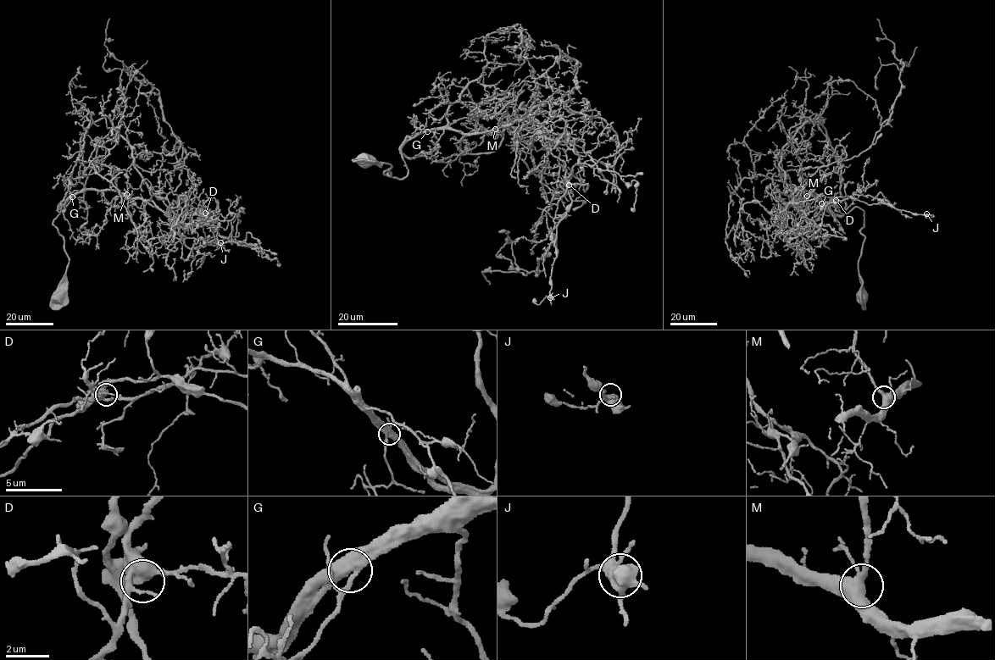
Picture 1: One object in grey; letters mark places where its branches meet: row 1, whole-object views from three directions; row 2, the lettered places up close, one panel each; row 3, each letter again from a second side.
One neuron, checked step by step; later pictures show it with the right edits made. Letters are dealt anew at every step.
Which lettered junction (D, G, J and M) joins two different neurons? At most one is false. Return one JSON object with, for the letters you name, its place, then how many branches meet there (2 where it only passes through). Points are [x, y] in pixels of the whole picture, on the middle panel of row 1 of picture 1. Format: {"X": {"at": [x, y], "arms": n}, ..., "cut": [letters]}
{"cut": []}

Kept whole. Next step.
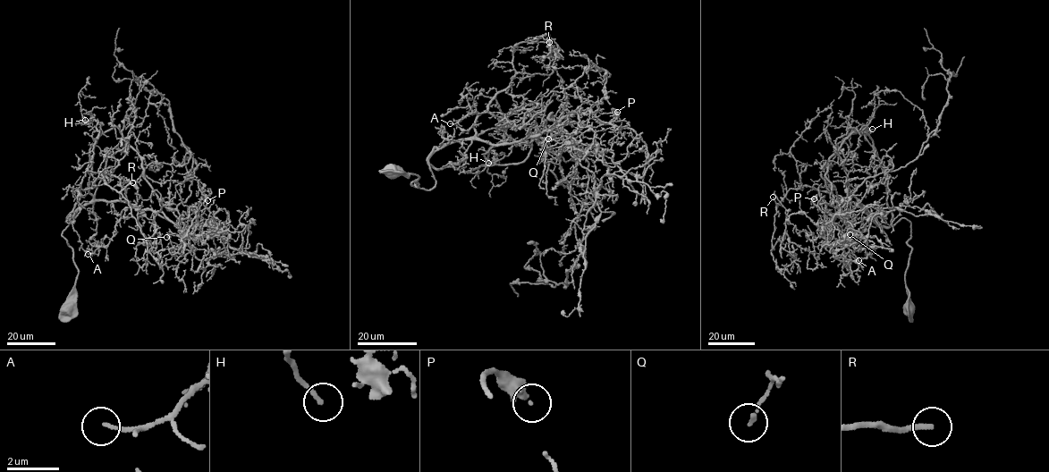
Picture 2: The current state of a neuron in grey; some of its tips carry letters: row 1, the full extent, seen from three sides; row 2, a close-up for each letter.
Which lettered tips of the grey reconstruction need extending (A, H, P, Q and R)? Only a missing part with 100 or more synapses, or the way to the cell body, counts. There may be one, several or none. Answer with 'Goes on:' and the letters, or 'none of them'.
Goes on: R

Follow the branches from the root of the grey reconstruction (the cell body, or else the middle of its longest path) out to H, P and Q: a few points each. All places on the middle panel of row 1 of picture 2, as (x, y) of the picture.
H: (393, 172), (430, 189), (428, 164), (490, 166), (511, 152), (508, 138), (486, 153), (488, 163)
P: (393, 172), (430, 189), (428, 157), (452, 141), (521, 142), (565, 116), (608, 124), (617, 112)
Q: (393, 172), (430, 189), (428, 157), (452, 141), (521, 142), (577, 113), (575, 131), (548, 139)

